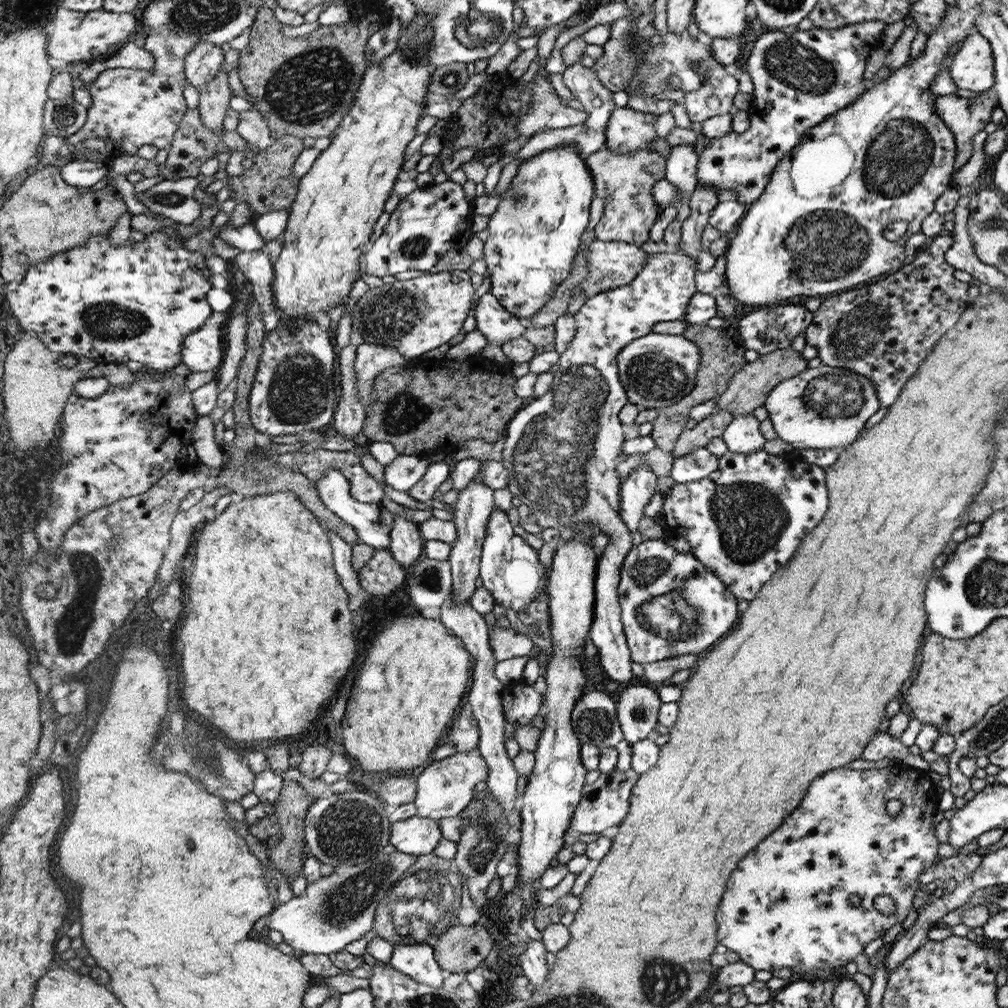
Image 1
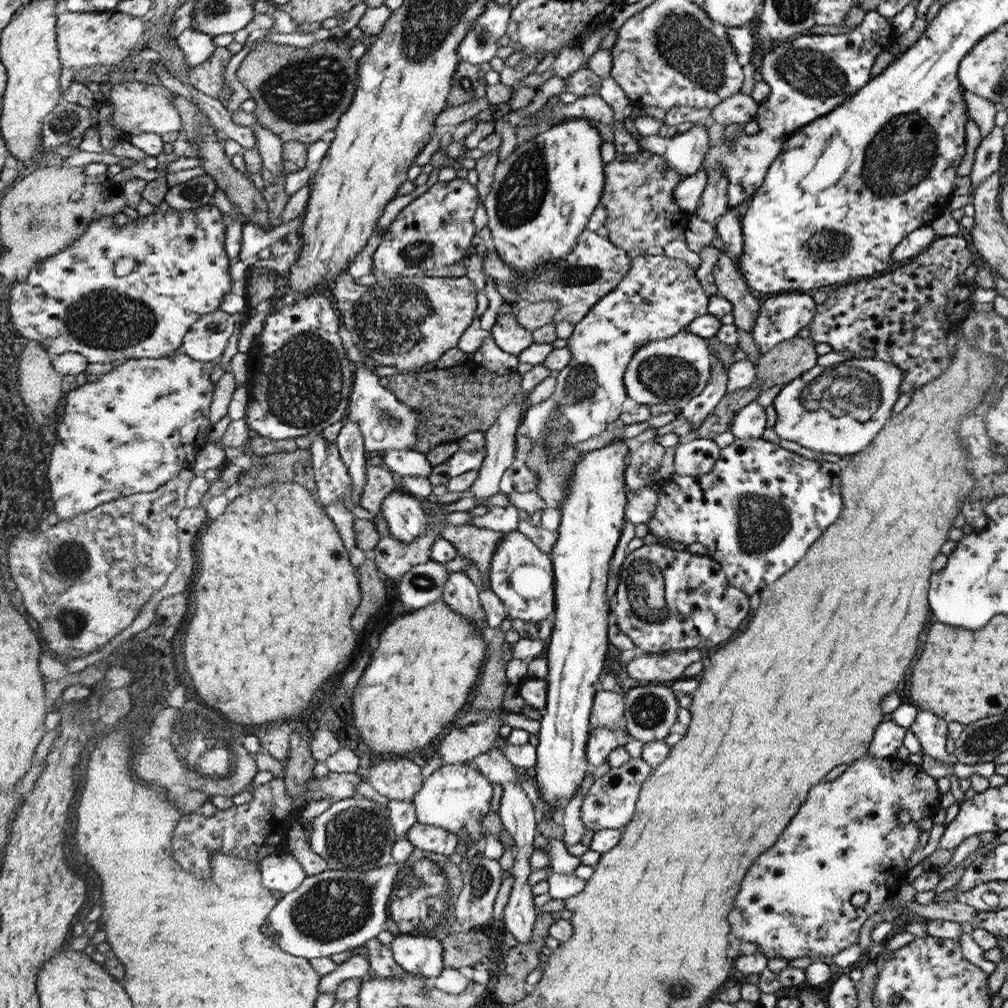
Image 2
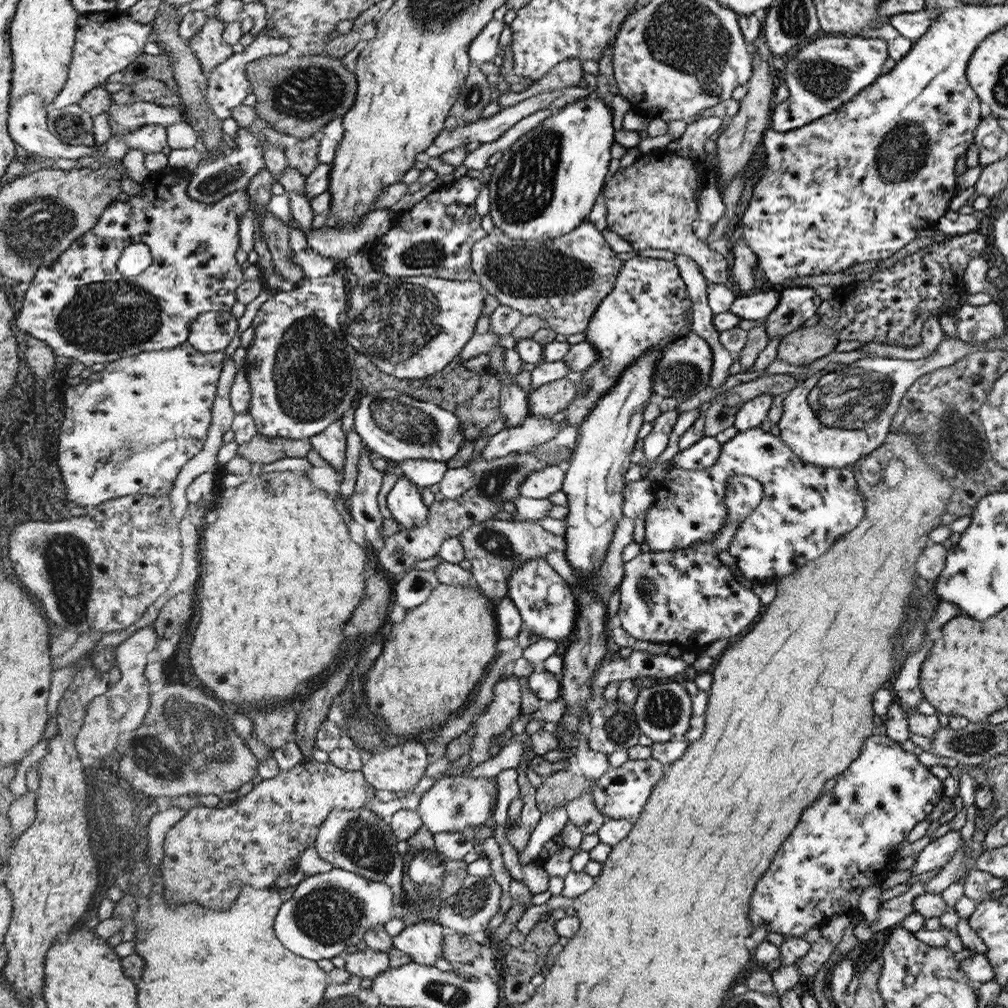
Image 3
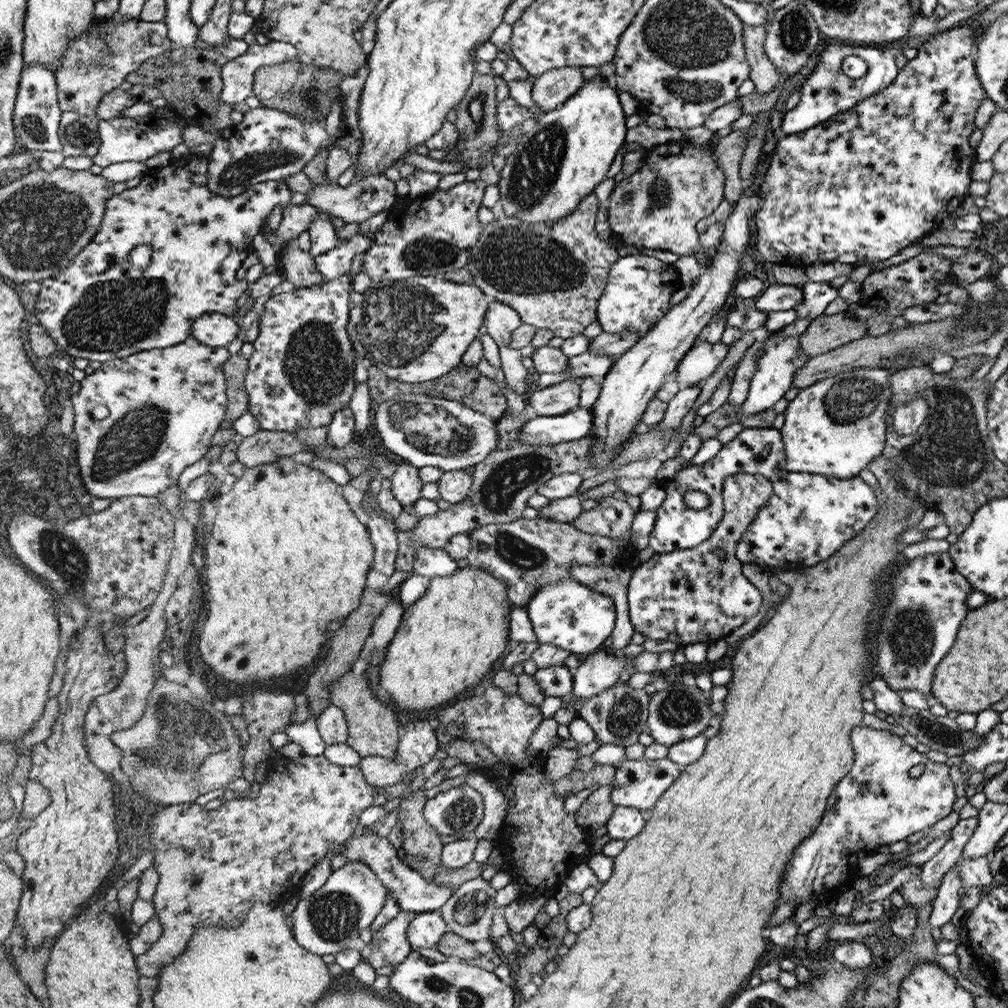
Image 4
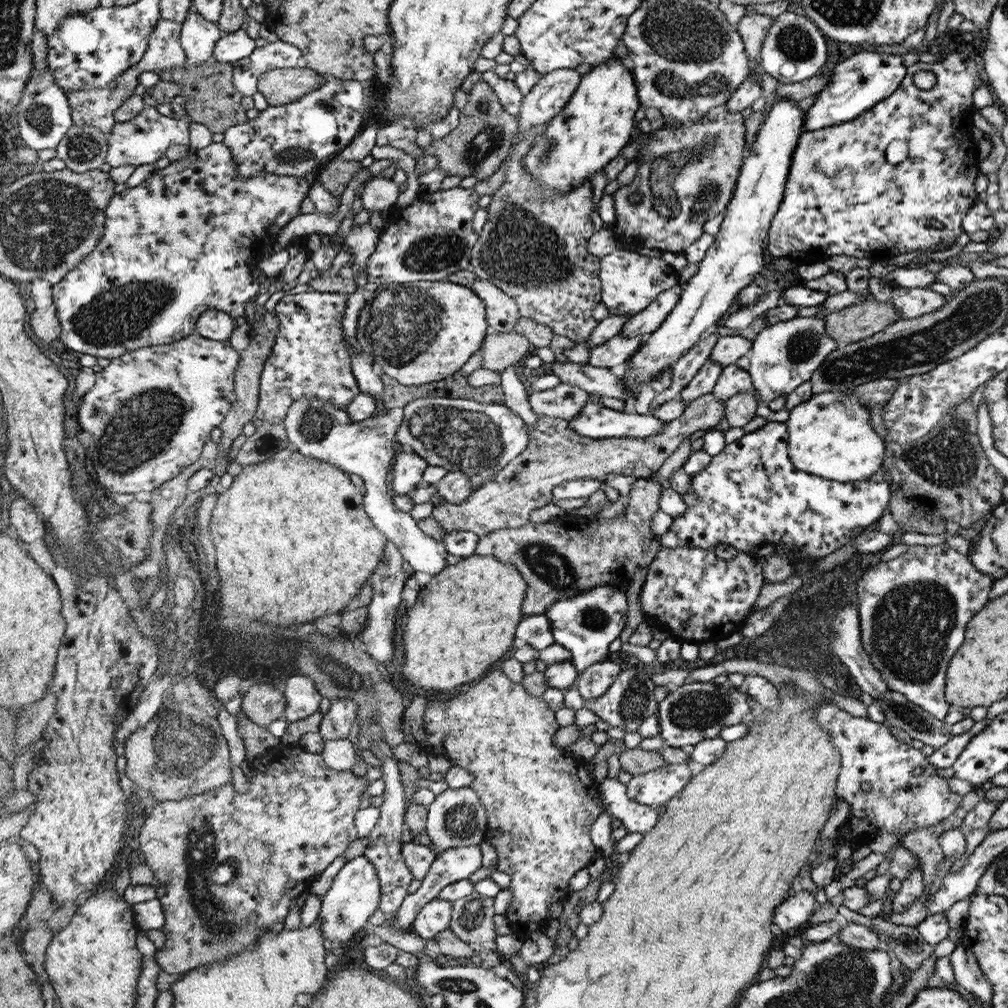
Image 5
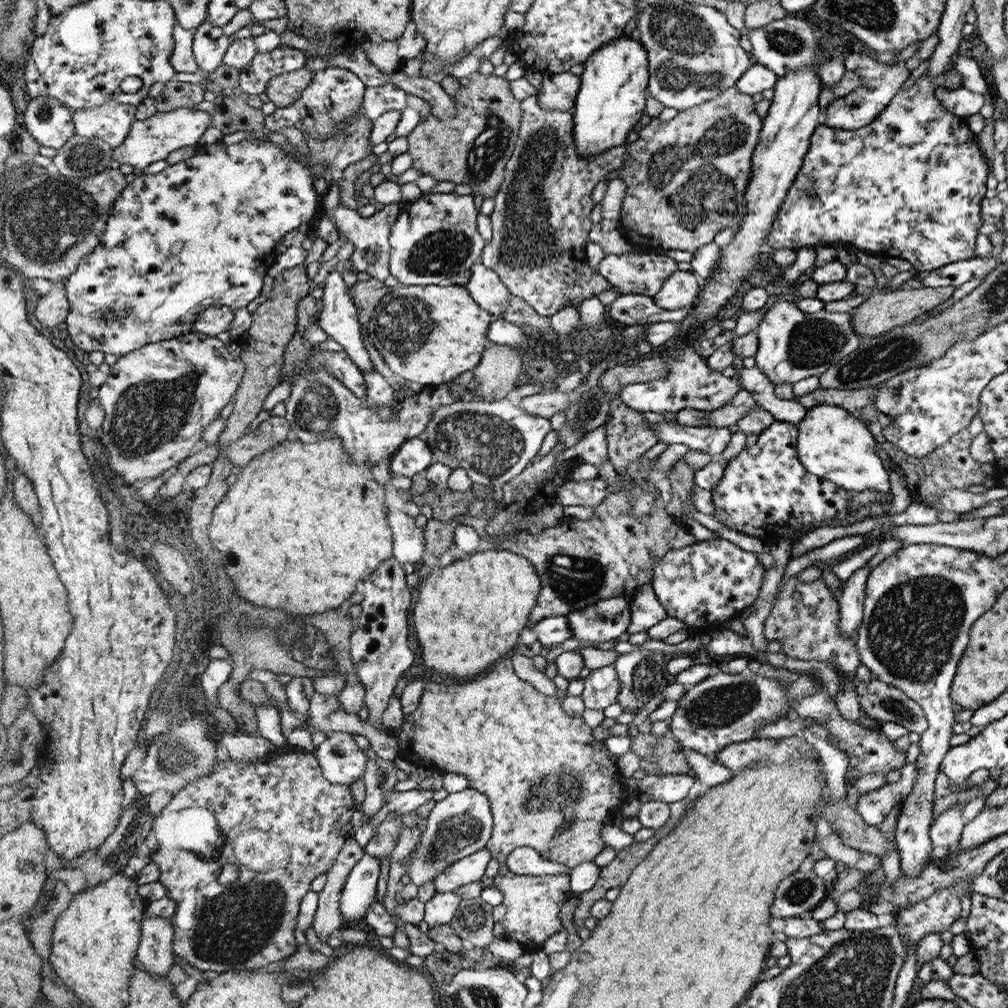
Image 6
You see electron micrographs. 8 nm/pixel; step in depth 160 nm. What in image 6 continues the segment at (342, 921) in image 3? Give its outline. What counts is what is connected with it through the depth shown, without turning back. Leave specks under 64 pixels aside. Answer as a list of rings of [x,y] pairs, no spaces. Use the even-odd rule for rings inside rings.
[[[364,854],[354,865],[351,874],[346,877],[346,886],[342,892],[342,908],[340,908],[344,920],[358,920],[364,917],[375,901],[380,864],[379,857]]]

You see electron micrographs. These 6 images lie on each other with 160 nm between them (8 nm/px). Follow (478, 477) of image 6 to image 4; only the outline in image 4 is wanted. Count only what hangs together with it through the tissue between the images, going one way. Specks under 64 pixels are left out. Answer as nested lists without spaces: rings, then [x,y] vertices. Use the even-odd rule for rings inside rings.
[[[406,393],[382,402],[374,408],[372,428],[378,438],[404,462],[421,466],[437,466],[443,472],[459,471],[482,463],[499,447],[498,420],[476,412],[459,401],[430,398]]]

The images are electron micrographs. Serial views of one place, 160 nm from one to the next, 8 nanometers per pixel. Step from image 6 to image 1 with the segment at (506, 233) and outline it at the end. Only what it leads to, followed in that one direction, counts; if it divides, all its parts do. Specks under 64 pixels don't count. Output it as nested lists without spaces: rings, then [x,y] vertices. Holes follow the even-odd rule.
[[[592,240],[586,258],[589,268],[588,278],[582,281],[578,288],[588,300],[589,296],[600,295],[602,292],[612,291],[626,284],[631,284],[632,280],[640,275],[640,271],[647,264],[648,256],[645,247],[638,248],[634,244]]]

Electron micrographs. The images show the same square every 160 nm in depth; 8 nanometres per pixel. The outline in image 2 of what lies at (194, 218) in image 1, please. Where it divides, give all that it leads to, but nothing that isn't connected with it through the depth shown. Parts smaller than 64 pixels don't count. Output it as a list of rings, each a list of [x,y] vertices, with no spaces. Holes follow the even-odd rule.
[[[205,174],[167,189],[166,204],[170,204],[176,211],[198,209],[212,202],[218,182],[214,177]]]

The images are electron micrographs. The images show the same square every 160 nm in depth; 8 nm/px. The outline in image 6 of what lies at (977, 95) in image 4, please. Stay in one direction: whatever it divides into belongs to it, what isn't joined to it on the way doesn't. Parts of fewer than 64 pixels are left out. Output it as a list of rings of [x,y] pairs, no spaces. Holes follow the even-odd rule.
[[[955,68],[950,69],[945,75],[938,75],[934,78],[925,72],[916,78],[908,90],[900,90],[890,106],[866,127],[844,130],[831,128],[829,125],[820,123],[811,136],[811,146],[803,160],[803,166],[784,199],[780,218],[776,220],[775,227],[772,228],[772,236],[768,239],[771,251],[784,248],[798,250],[805,247],[818,247],[822,244],[839,247],[843,244],[850,250],[870,251],[884,261],[889,258],[906,259],[918,273],[923,275],[938,268],[947,267],[948,264],[976,258],[976,238],[979,235],[978,230],[984,225],[982,217],[980,217],[980,204],[984,200],[984,194],[986,194],[986,176],[990,174],[990,166],[984,166],[984,156],[982,156],[978,142],[976,142],[977,135],[968,128],[965,118],[956,118],[956,115],[947,111],[941,100],[936,98],[935,90],[938,87],[948,90],[962,88],[962,76]]]

